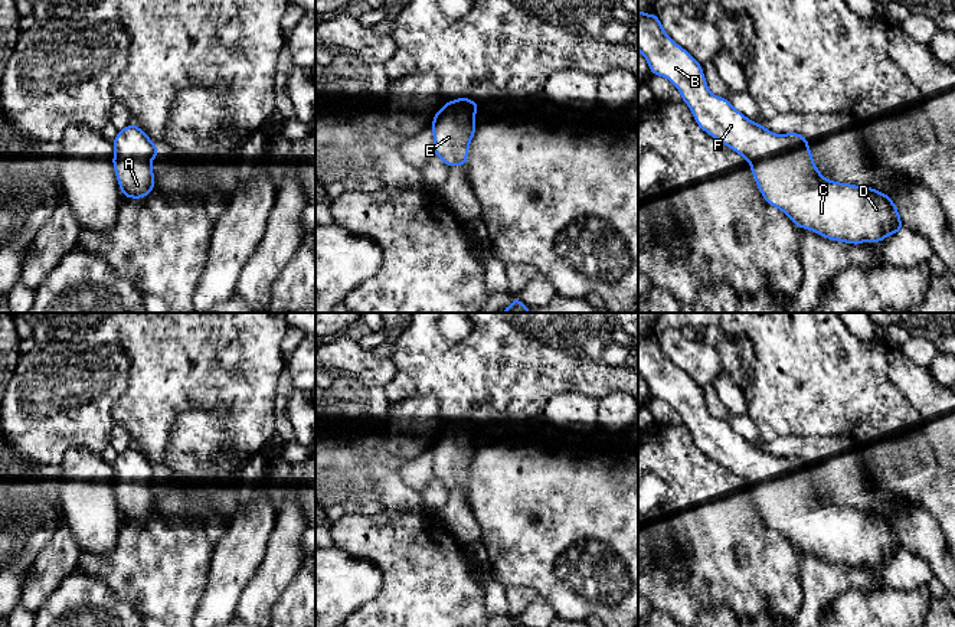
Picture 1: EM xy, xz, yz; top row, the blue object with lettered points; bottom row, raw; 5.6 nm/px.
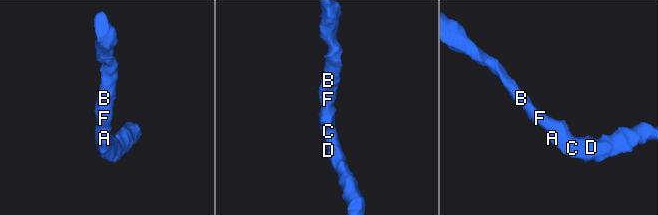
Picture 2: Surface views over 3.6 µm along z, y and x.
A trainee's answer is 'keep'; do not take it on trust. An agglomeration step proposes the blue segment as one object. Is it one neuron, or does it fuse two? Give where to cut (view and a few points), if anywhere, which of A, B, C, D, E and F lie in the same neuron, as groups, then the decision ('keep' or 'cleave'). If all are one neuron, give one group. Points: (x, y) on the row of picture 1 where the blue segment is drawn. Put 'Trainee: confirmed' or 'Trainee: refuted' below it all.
no cut | A B C D E F | keep
Trainee: confirmed

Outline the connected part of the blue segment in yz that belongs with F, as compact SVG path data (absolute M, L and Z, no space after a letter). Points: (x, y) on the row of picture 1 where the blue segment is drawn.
M638 10L638 50L647 59L653 75L664 76L676 85L697 125L719 143L743 156L750 164L752 174L762 197L782 210L797 228L812 231L824 238L844 244L861 245L864 241L882 242L887 235L903 229L899 210L887 193L874 190L871 186L860 187L851 183L827 180L817 169L808 140L799 133L774 134L763 124L758 124L737 111L726 98L713 95L707 88L701 65L681 46L670 39L661 26L660 17Z

